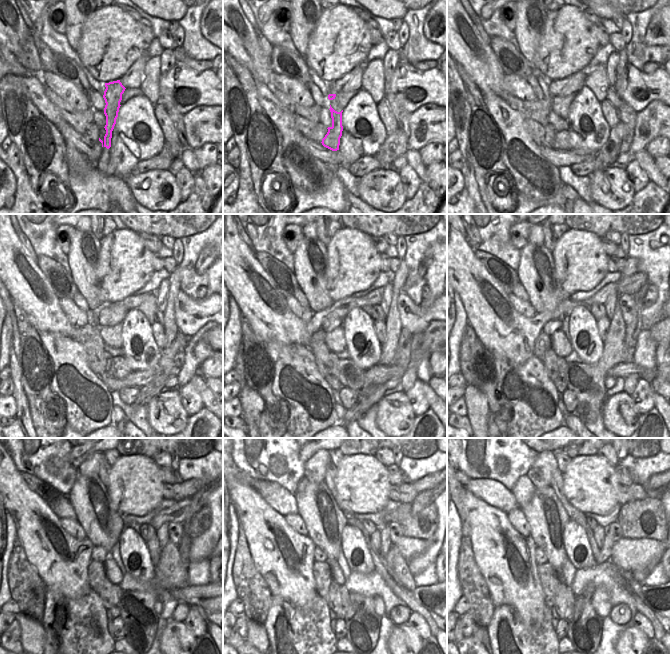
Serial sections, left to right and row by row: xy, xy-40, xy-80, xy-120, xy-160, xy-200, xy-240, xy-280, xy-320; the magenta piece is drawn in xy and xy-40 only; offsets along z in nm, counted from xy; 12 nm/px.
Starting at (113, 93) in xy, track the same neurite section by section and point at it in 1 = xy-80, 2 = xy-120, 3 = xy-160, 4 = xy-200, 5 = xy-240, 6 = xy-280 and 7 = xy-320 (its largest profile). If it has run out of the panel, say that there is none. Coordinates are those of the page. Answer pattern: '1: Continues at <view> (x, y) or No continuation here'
1: Continues at xy-80 (561, 141)
2: Continues at xy-120 (119, 368)
3: Continues at xy-160 (351, 376)
4: Continues at xy-200 (587, 381)
5: Continues at xy-240 (140, 620)
6: Continues at xy-280 (362, 622)
7: Continues at xy-320 (585, 626)

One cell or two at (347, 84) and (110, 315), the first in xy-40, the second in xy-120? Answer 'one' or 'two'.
one

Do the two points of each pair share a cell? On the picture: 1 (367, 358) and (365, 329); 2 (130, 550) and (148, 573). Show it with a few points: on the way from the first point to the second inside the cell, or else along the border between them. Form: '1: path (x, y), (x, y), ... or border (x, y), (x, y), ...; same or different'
1: path (373, 352), (372, 342), (368, 337); same
2: path (137, 551), (142, 555), (144, 566); same

